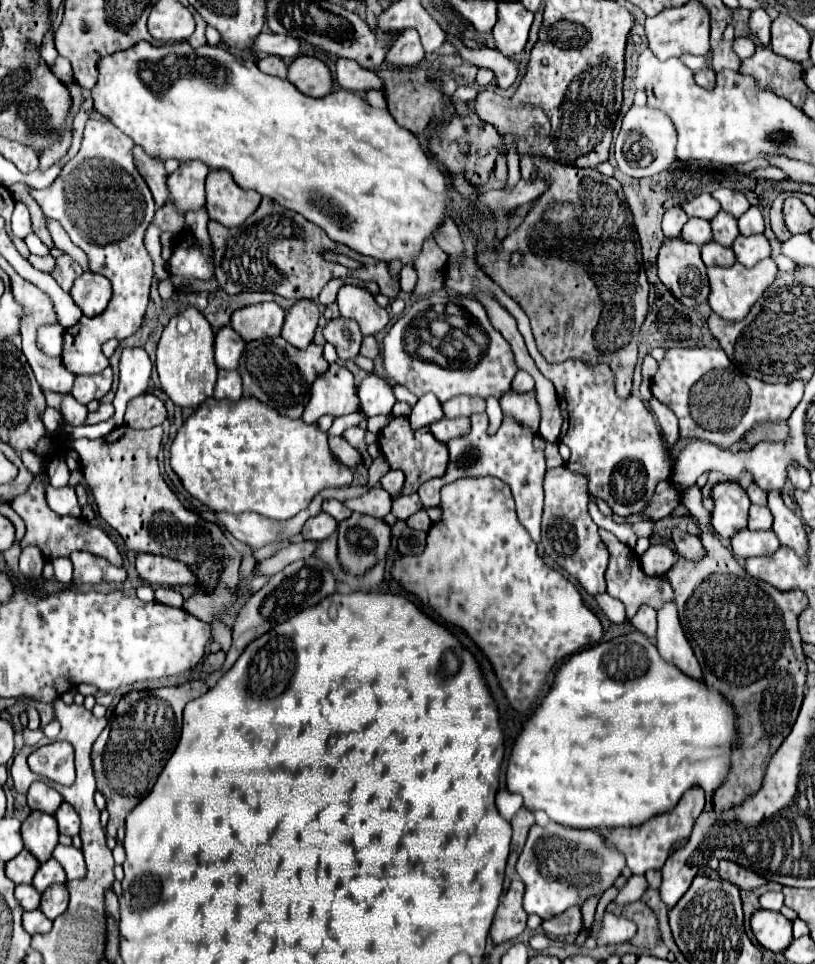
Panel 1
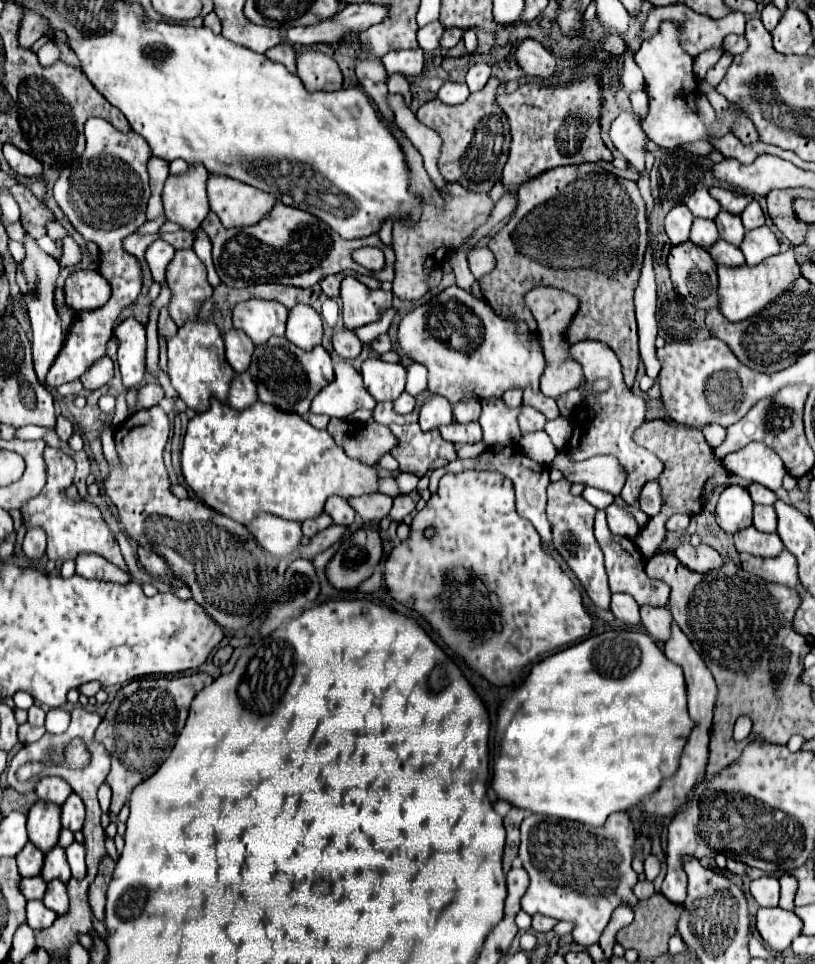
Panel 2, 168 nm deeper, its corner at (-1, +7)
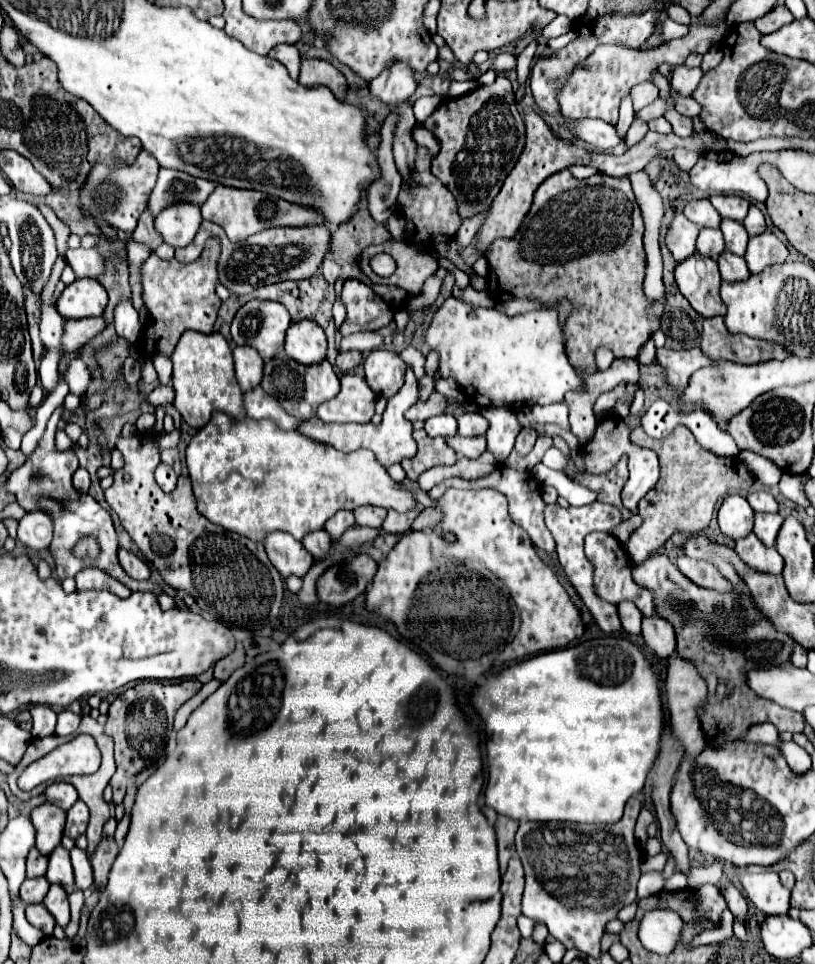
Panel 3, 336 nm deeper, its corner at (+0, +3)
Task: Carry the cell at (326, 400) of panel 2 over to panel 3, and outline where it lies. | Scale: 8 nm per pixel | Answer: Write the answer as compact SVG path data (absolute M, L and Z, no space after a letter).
M341 375L341 391L317 409L317 417L325 423L369 423L375 413L375 393L367 381L353 375Z

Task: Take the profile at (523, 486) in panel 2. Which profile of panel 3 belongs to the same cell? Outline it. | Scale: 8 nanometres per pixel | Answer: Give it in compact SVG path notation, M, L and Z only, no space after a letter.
M497 465L493 473L489 473L487 477L481 477L481 479L475 479L475 481L465 481L465 479L457 479L457 477L451 477L451 479L445 479L441 481L439 485L435 485L431 491L429 491L429 497L431 499L439 499L447 487L457 487L457 489L479 489L479 487L493 487L493 489L499 489L507 499L509 499L509 515L511 519L521 525L531 541L535 543L537 549L543 549L547 553L553 553L555 551L555 539L553 535L549 533L549 529L545 527L543 523L543 499L541 499L541 483L533 477L533 473L529 471L515 471L507 465Z

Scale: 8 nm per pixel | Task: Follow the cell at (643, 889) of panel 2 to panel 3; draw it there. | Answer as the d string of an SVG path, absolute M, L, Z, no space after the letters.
M647 873L647 875L641 875L639 879L639 899L645 899L649 895L655 895L663 889L663 877L661 873Z

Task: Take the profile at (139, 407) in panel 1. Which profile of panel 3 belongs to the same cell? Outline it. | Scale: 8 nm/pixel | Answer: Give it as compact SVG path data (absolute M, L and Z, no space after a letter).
M161 385L161 387L153 389L153 391L147 395L147 401L149 401L153 407L159 407L159 405L163 405L163 403L171 403L171 401L173 401L173 389Z

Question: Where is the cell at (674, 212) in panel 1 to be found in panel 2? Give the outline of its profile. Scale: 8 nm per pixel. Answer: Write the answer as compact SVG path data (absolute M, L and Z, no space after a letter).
M676 205L668 215L666 215L666 235L670 237L672 245L680 245L686 239L690 239L690 227L692 227L692 213L686 209L686 205Z

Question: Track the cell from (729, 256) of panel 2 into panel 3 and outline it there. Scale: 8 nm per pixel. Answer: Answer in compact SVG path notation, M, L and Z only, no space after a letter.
M723 251L723 253L719 255L717 263L719 263L721 277L723 277L725 281L743 281L743 279L747 279L747 277L751 275L749 269L747 269L745 259L743 259L743 257L737 257L737 255L729 253L729 251Z

